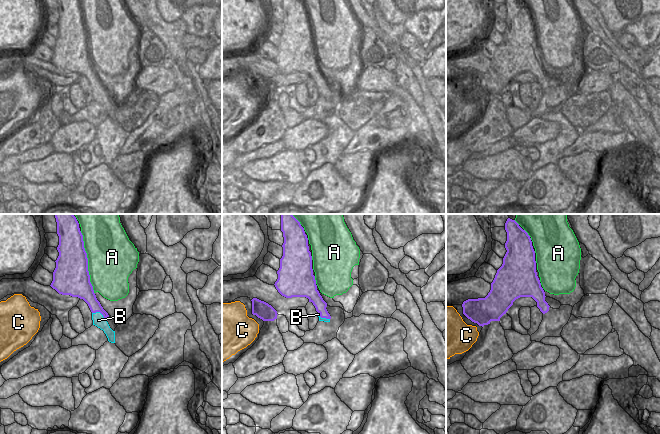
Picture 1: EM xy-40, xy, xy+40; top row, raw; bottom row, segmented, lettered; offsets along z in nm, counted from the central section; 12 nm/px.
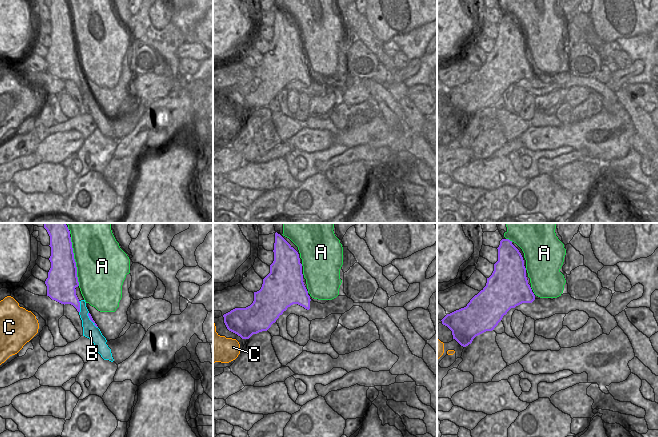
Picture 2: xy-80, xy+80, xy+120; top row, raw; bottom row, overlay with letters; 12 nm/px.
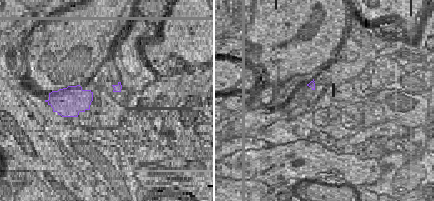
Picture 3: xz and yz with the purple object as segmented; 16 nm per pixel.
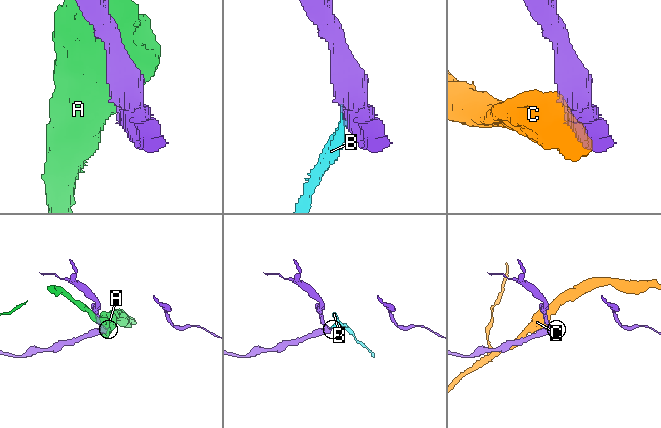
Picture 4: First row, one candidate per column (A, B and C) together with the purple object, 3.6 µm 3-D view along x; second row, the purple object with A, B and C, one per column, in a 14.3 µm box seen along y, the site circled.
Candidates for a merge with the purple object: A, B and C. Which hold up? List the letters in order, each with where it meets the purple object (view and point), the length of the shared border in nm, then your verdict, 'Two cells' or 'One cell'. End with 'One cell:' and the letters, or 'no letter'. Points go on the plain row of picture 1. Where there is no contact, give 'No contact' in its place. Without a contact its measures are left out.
A: Touches purple at xy-40 (87, 38). Shared border 750 nm. Two cells
B: Touches purple at xy-40 (99, 87). Shared border 200 nm. One cell
C: No contact. Two cells
One cell: B

